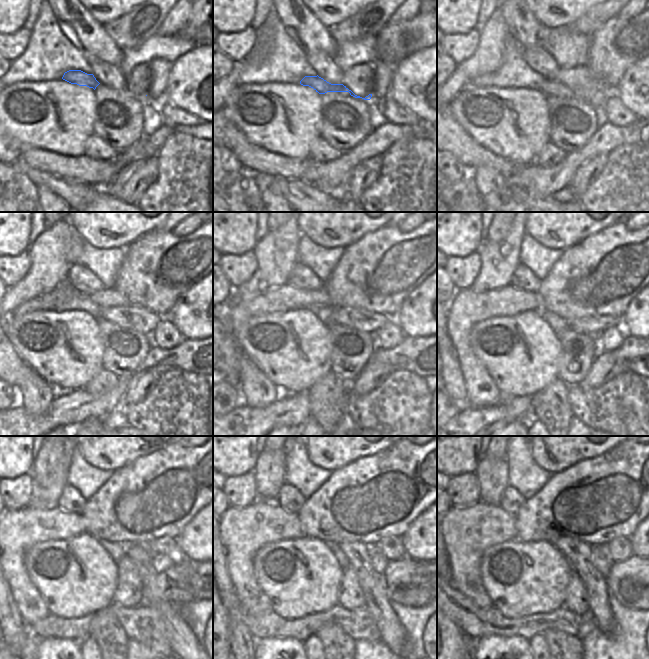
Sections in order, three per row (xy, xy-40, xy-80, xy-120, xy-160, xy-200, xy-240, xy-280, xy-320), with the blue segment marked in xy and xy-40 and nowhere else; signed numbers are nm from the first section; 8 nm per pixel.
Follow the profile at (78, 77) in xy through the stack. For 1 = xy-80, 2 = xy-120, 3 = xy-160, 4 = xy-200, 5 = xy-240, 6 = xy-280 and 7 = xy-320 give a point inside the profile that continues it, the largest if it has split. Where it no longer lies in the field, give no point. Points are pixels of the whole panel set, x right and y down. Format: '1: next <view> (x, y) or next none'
1: next xy-80 (549, 87)
2: next xy-120 (121, 315)
3: next xy-160 (348, 317)
4: next xy-200 (589, 325)
5: next xy-240 (167, 546)
6: next xy-280 (392, 548)
7: next xy-320 (619, 549)

